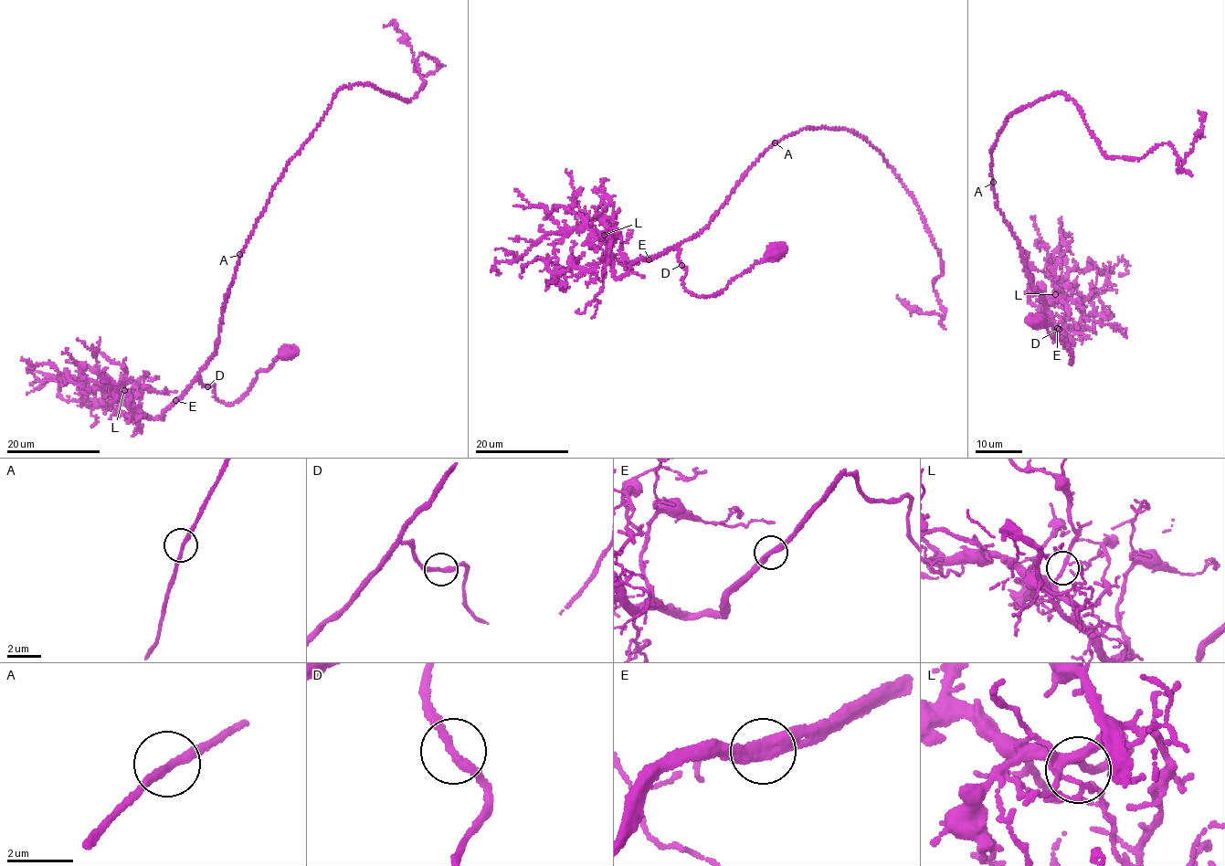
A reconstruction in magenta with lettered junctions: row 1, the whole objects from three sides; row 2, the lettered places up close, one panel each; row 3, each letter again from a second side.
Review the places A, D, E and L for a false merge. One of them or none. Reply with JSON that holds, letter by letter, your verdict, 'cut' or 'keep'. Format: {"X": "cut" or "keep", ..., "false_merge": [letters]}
{"A": "keep", "D": "keep", "E": "keep", "L": "keep", "false_merge": []}

